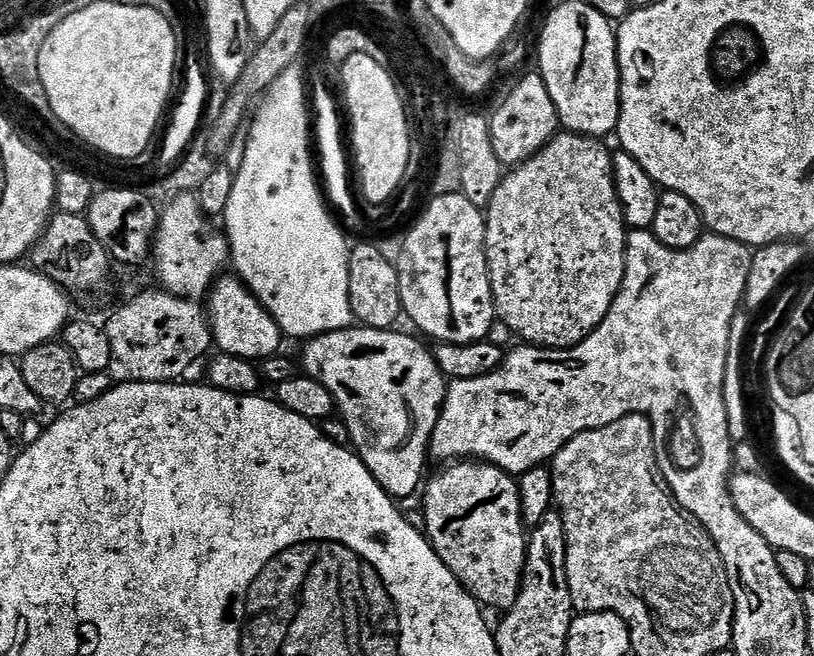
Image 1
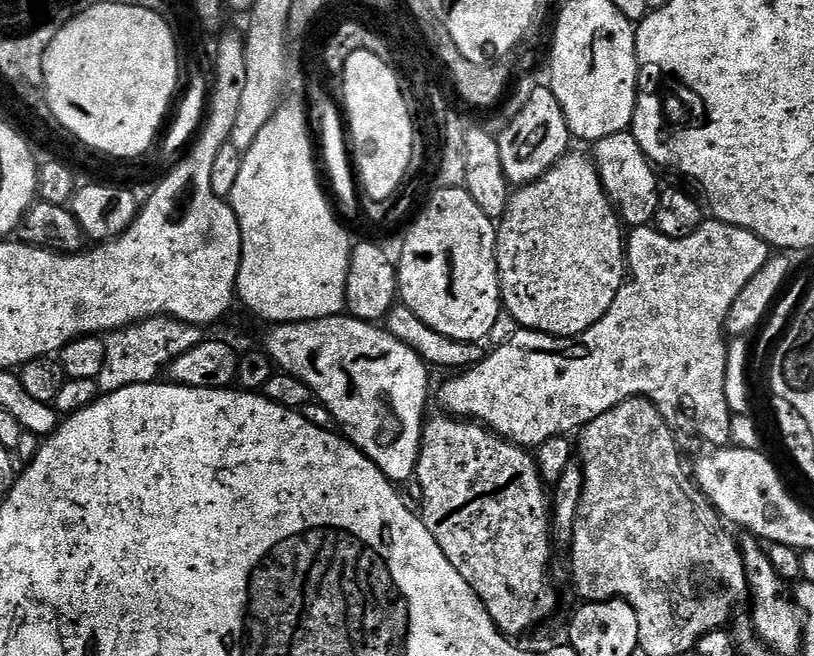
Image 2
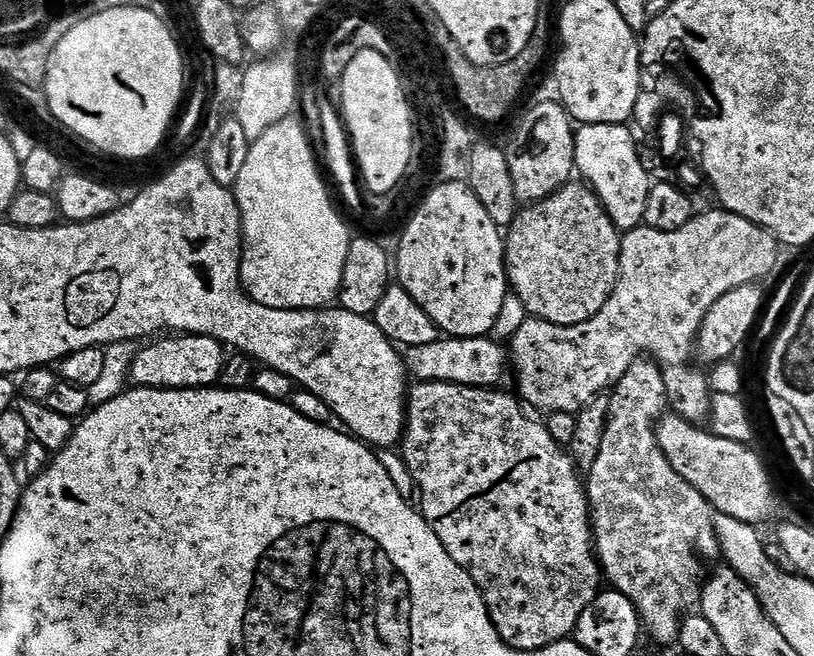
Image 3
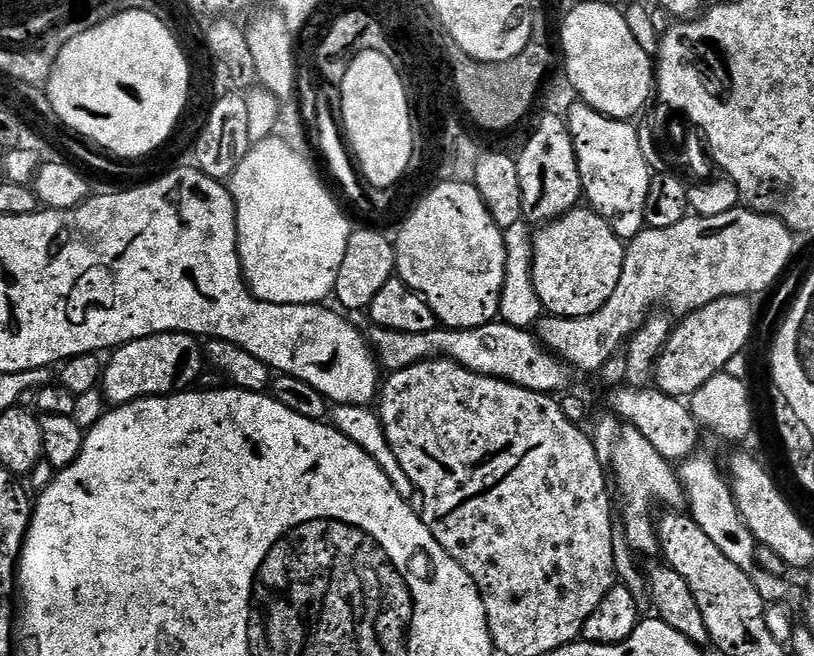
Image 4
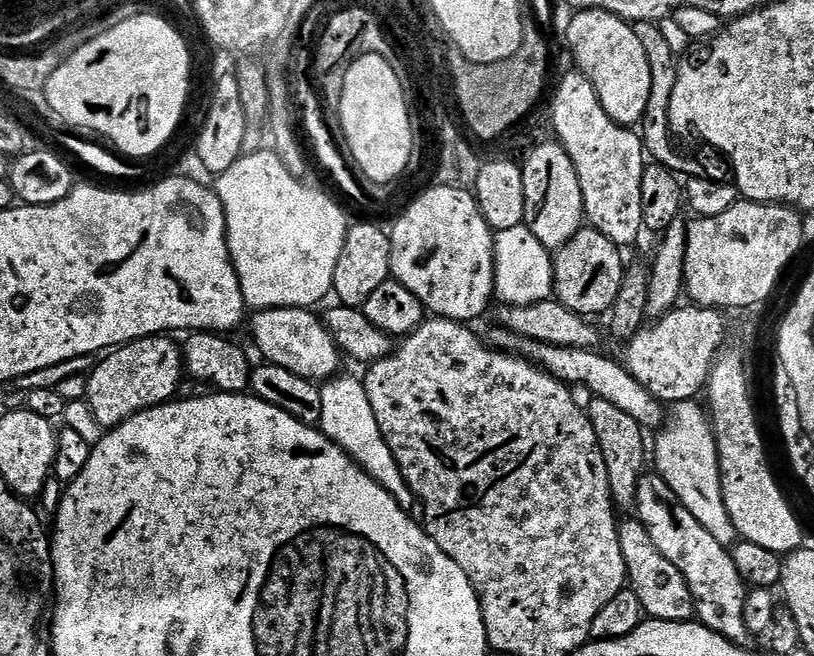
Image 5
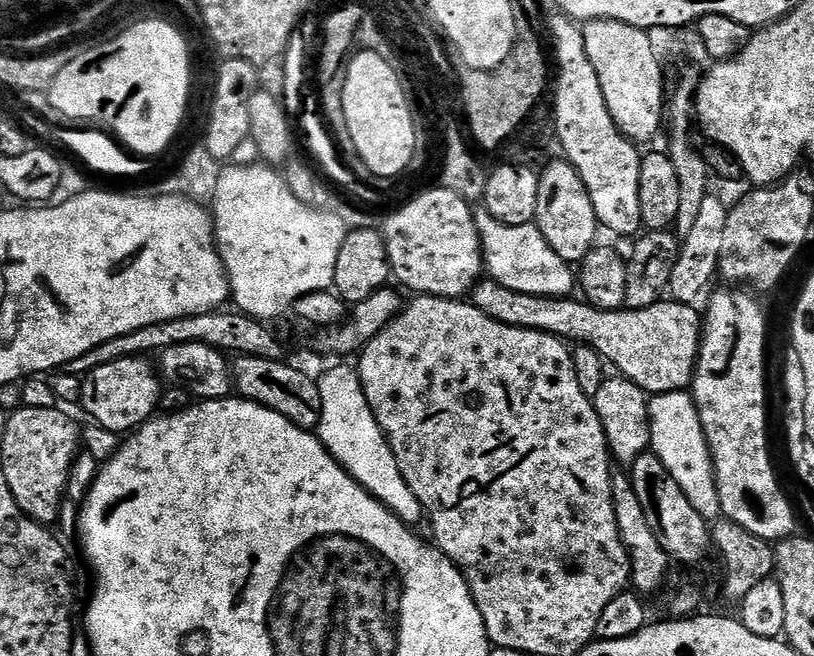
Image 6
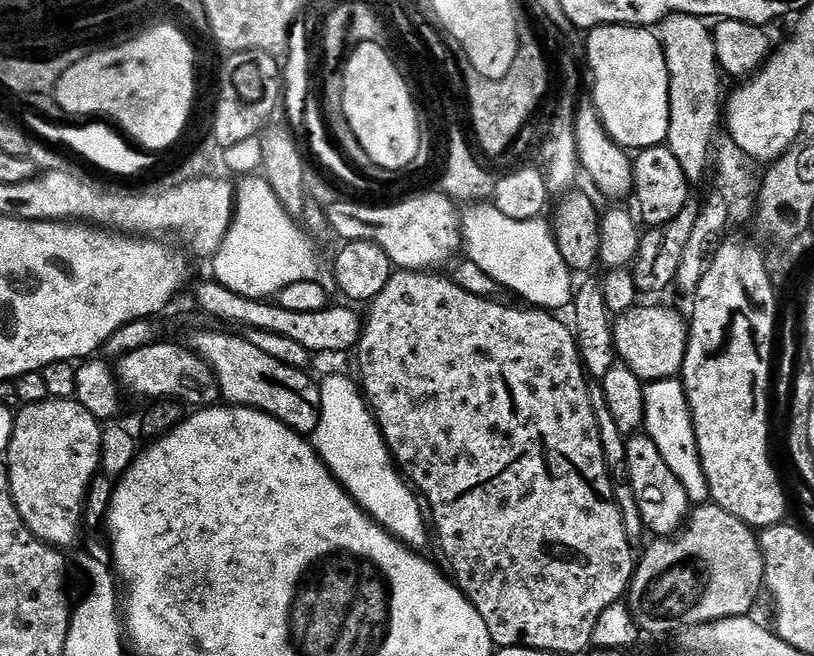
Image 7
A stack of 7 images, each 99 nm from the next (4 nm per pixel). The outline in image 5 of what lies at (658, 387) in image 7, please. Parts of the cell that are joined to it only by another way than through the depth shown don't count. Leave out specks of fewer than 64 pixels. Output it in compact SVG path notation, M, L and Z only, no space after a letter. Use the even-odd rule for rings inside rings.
M683 400L667 409L662 431L659 433L661 436L656 440L655 471L666 482L666 486L670 486L670 490L674 490L678 502L682 506L686 506L686 510L690 510L690 514L694 514L694 518L698 518L698 522L702 522L702 527L713 538L718 538L718 542L722 542L725 546L731 546L737 543L738 537L734 522L726 510L726 502L722 494L720 455L716 449L716 436L712 433L712 421L709 413L701 405L700 409L698 405L696 400Z

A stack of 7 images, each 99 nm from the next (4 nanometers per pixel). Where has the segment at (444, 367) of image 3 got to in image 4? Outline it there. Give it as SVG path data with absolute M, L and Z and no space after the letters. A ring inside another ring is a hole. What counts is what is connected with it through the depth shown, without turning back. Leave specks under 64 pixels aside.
M493 322L477 328L446 328L438 326L435 330L426 334L402 334L402 330L386 330L375 326L369 327L369 329L366 332L366 339L371 347L372 355L375 356L376 363L380 365L381 369L388 374L398 370L406 370L406 366L414 366L418 362L443 358L452 360L456 364L461 364L463 368L470 370L474 374L493 376L499 380L505 380L535 392L556 394L559 388L564 388L568 384L570 369L567 363L547 351L539 339L527 328L515 328L503 322Z

